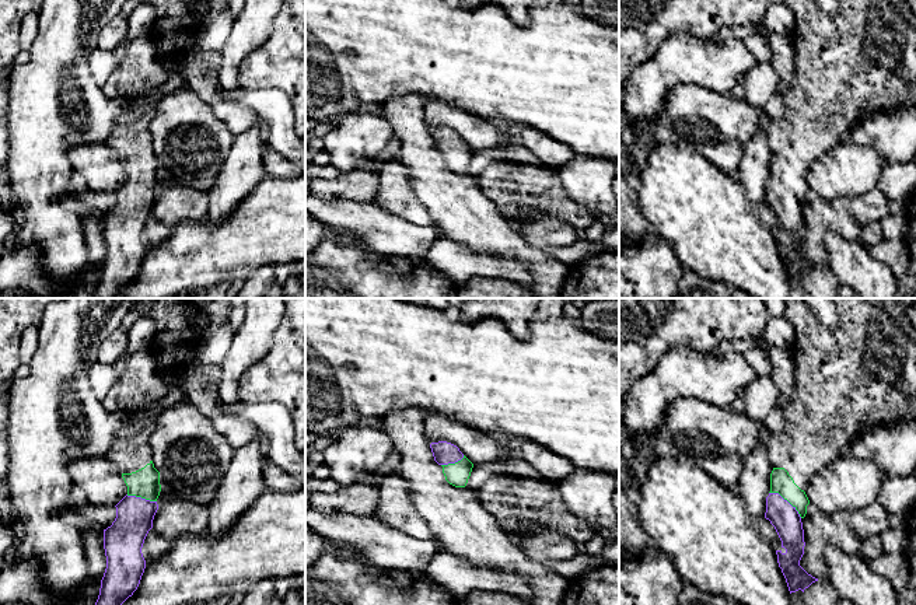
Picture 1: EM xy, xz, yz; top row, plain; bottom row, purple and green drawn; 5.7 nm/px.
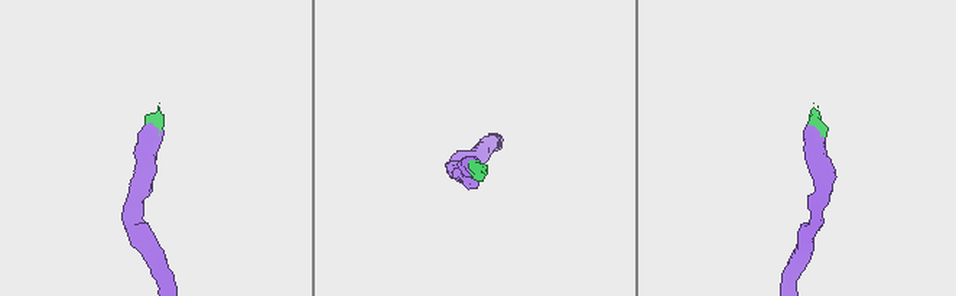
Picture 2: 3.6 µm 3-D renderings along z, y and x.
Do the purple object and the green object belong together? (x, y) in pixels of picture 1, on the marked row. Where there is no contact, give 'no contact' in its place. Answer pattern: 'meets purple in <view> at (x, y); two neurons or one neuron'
meets purple in yz at (786, 500); one neuron

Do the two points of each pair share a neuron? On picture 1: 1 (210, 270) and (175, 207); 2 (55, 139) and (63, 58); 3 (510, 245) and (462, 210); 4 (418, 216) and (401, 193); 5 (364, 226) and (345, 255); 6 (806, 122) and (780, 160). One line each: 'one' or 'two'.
1: two
2: one
3: one
4: one
5: two
6: one

